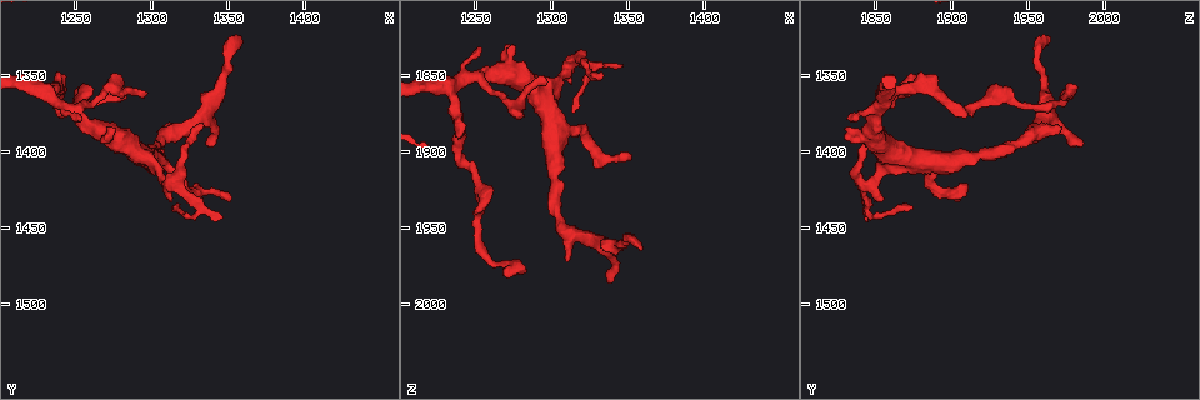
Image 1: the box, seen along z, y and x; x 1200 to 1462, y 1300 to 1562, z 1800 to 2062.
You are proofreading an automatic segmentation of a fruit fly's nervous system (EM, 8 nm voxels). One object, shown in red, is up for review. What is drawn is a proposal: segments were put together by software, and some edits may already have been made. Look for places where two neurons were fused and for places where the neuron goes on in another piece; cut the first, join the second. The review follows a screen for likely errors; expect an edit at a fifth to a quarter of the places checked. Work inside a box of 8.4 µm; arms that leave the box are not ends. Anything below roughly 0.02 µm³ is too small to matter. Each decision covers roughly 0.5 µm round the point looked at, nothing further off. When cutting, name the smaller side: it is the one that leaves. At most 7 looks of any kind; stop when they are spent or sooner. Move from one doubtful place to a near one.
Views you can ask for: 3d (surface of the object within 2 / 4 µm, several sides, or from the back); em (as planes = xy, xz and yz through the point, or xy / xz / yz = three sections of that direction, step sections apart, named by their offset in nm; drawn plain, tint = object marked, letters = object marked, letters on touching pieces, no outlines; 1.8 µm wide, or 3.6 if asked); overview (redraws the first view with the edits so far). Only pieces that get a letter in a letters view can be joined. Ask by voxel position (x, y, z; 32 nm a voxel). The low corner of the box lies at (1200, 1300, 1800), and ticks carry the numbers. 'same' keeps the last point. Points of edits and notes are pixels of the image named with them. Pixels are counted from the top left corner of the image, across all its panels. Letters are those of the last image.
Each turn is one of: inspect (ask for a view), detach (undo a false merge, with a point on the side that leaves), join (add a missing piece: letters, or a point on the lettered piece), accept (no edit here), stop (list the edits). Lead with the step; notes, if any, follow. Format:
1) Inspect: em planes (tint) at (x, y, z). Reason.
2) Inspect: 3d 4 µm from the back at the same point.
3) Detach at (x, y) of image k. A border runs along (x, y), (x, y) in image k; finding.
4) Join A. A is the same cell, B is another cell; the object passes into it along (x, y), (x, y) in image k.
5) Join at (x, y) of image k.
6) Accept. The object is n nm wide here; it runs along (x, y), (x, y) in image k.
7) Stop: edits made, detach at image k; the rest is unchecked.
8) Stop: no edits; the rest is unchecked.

Inspect: 3d 2 µm at (1338, 1396, 1984). An open end.

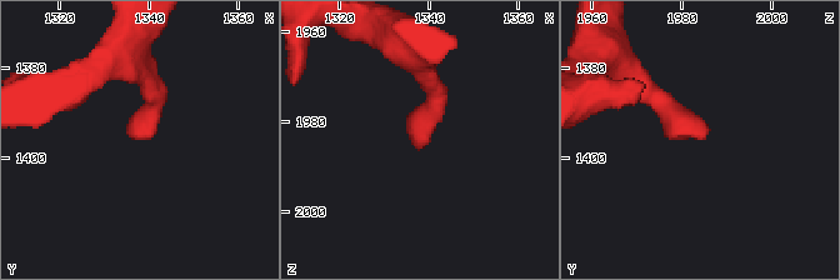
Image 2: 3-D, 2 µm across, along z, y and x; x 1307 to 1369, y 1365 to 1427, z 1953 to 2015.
Inspect: em planes (tint) at (1339, 1396, 1985).

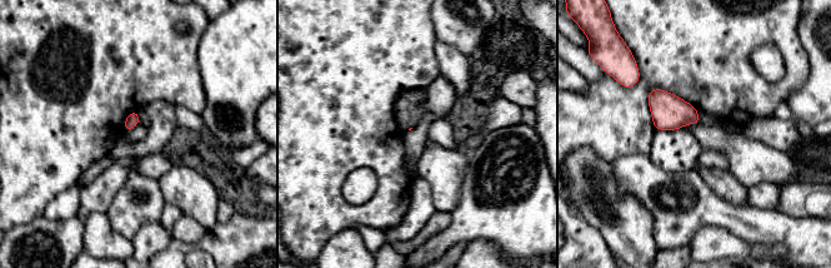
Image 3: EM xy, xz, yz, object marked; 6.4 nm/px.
Inspect: em planes (letters) at the same point.

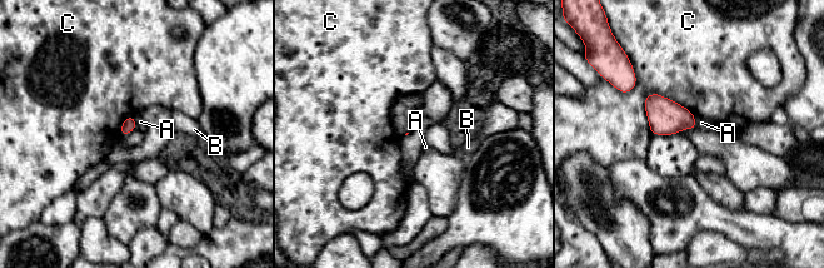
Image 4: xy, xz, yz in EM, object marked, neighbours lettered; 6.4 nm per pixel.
Accept. A, B and C are other cells; a border runs along (134, 115), (136, 128) in image 4; no lettered piece goes on from it.

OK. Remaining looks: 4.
Inspect: em xz step 16 (tint) at (1358, 1324, 1964). An open end.

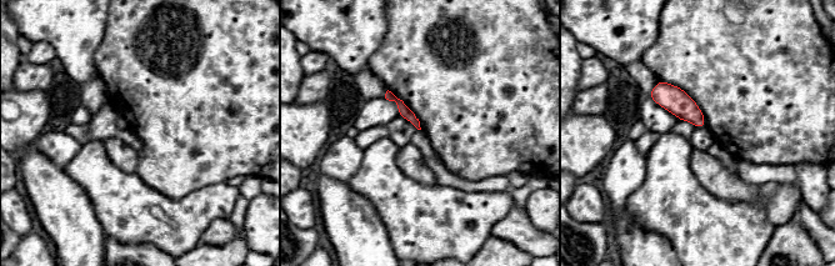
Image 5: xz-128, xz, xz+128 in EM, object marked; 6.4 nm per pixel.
Inspect: em xz step 16 (letters) at the same point.

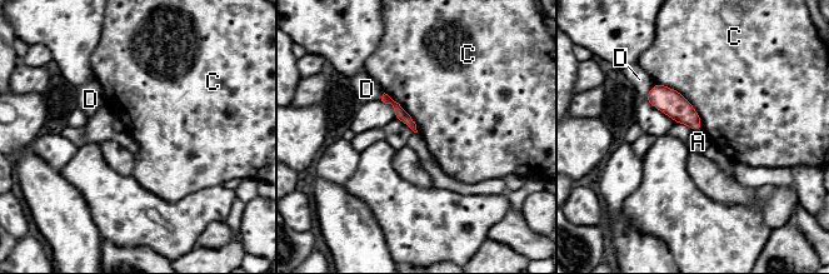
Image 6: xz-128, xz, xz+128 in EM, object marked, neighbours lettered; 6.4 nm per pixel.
Accept. A, C and D are other cells; a border runs along (655, 83), (675, 89), (703, 128) in image 6; none of them fits.

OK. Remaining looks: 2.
Inspect: 3d 2 µm at (1334, 1384, 1846). Tapers out.

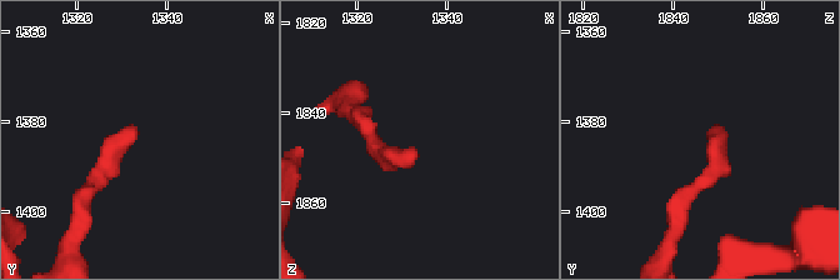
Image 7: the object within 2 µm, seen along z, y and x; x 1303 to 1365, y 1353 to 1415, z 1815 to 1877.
Inspect: em yz step 16 (letters) at (1333, 1384, 1847). Shape alone is not enough.

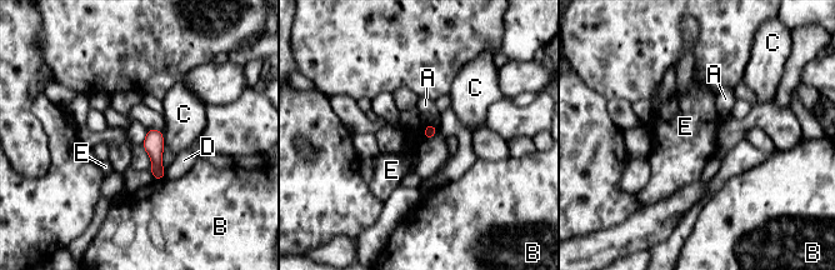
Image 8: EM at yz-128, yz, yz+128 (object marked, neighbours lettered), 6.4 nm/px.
Accept. A, B, C, D and E are other cells; a border runs along (425, 125), (424, 139) in image 8; no lettered piece goes on from it.

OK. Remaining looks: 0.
Stop: no edits; the rest is unchecked.

